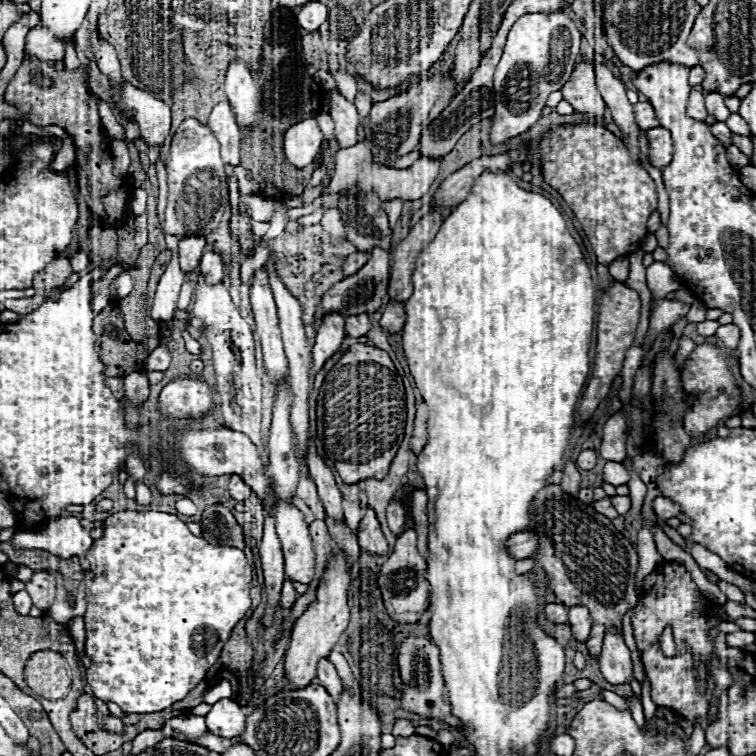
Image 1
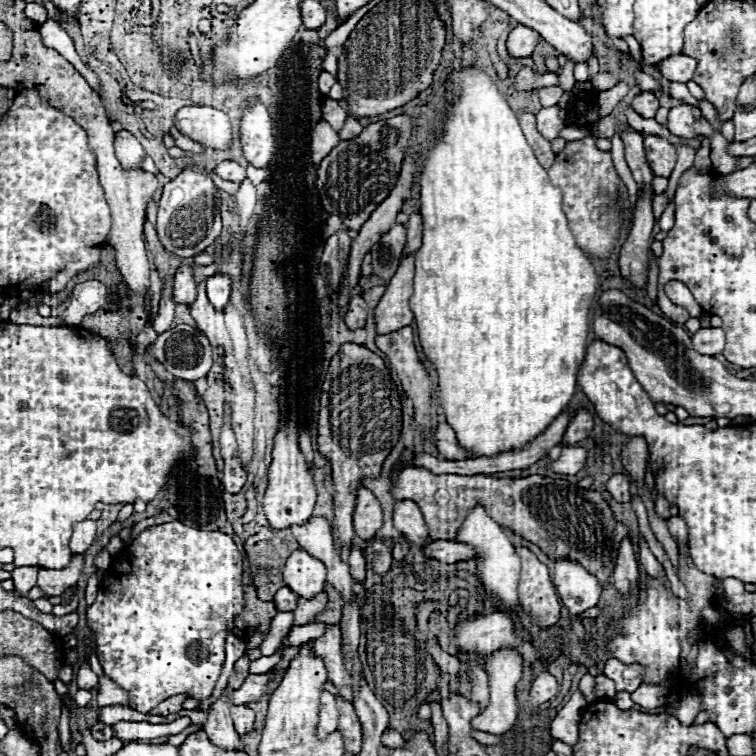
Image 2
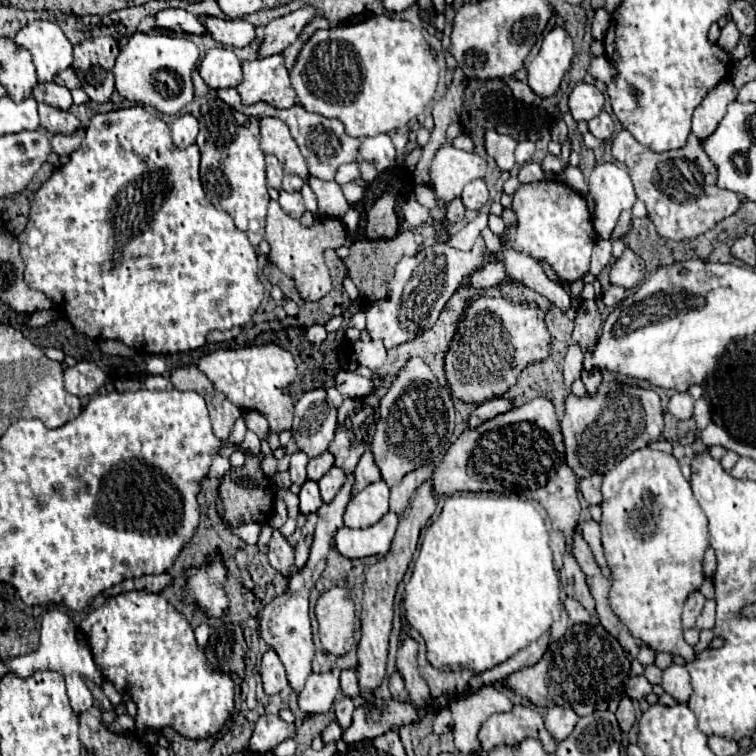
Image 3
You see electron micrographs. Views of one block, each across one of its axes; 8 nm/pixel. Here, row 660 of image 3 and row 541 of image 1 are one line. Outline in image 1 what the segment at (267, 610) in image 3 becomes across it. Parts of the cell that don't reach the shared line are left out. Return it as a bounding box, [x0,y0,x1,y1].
[274,504,314,584]

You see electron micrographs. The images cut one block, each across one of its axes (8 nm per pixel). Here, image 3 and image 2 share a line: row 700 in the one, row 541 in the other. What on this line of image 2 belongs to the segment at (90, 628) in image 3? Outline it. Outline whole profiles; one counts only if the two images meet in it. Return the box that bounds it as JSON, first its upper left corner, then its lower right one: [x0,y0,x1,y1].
[86,520,244,712]

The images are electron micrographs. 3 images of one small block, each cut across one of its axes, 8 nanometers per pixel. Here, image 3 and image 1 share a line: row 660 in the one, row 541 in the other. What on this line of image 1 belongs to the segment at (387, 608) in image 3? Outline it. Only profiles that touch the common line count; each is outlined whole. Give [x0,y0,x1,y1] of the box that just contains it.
[356,508,388,554]

